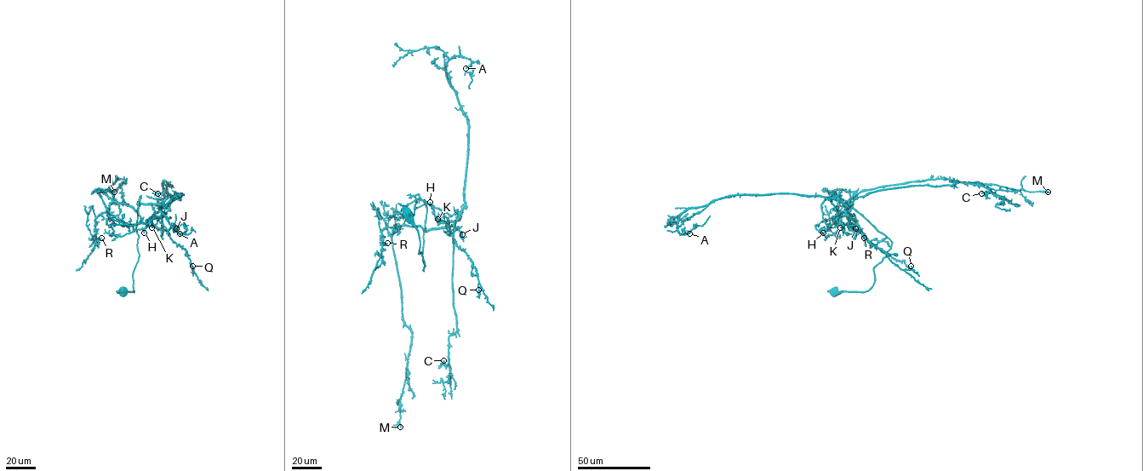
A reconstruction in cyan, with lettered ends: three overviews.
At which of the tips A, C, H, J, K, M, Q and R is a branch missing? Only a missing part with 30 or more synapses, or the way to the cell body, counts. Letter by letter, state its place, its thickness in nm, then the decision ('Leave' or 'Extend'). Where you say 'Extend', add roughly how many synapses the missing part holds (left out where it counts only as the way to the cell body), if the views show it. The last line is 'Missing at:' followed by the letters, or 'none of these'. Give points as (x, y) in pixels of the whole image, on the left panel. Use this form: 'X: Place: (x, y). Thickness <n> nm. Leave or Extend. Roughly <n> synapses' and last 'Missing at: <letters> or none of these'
A: Place: (180, 233). Thickness 150 nm. Leave
C: Place: (157, 193). Thickness 260 nm. Leave
H: Place: (144, 232). Thickness 240 nm. Extend. Roughly 35 synapses
J: Place: (176, 228). Thickness 190 nm. Leave
K: Place: (151, 227). Thickness 160 nm. Leave
M: Place: (114, 192). Thickness 280 nm. Leave
Q: Place: (192, 266). Thickness 180 nm. Leave
R: Place: (101, 238). Thickness 180 nm. Leave
Missing at: H

